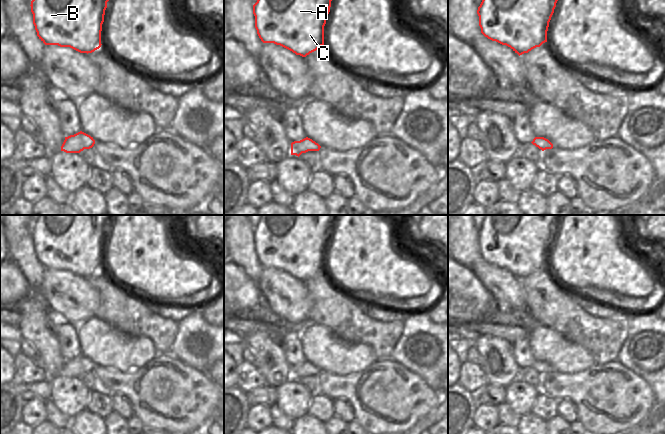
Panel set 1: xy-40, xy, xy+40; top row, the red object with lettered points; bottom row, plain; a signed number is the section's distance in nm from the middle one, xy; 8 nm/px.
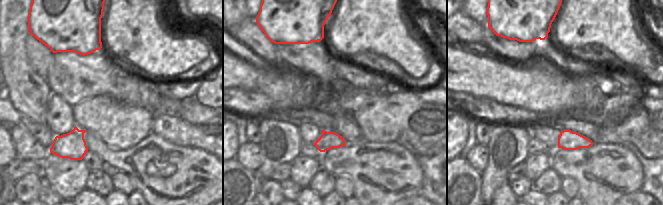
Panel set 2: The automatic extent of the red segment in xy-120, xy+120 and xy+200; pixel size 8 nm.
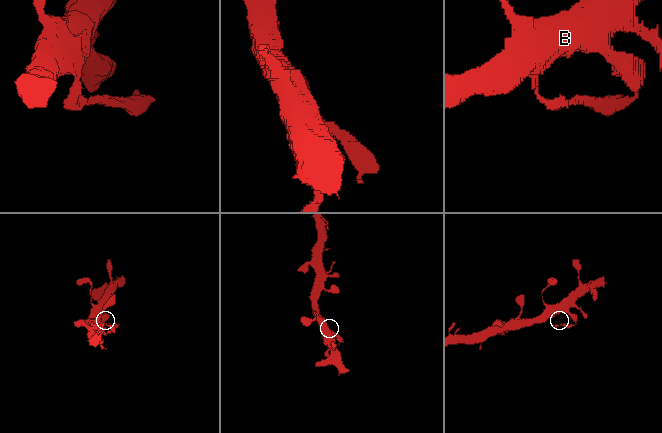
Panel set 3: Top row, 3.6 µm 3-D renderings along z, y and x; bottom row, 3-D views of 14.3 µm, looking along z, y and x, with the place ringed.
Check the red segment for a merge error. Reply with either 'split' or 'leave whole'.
leave whole

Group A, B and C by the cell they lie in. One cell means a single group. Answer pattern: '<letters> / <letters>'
A B C

